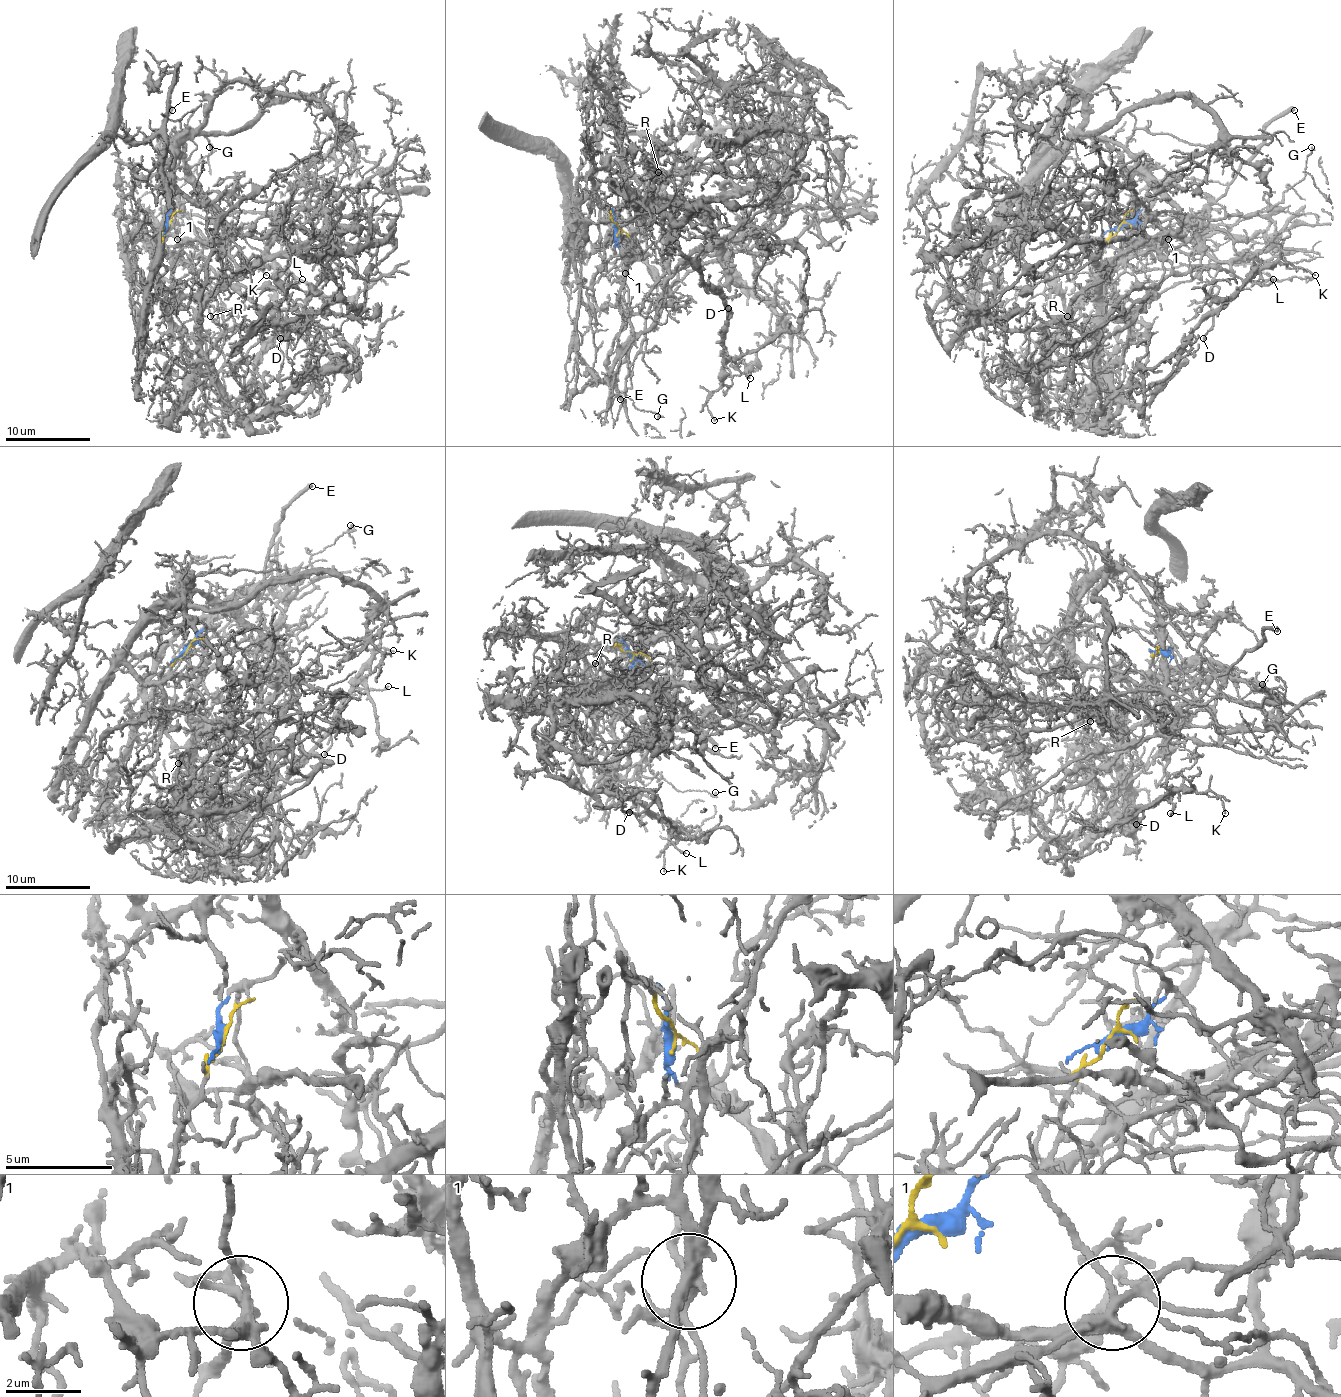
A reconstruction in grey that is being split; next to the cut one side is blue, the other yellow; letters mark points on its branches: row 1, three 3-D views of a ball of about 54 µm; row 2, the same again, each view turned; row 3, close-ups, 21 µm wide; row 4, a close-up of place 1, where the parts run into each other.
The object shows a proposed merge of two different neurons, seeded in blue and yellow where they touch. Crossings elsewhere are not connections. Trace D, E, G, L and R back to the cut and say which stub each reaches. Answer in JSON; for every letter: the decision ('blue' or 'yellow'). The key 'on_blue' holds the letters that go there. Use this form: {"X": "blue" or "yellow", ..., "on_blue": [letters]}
{"D": "yellow", "E": "blue", "G": "blue", "L": "yellow", "R": "yellow", "on_blue": ["E", "G"]}

